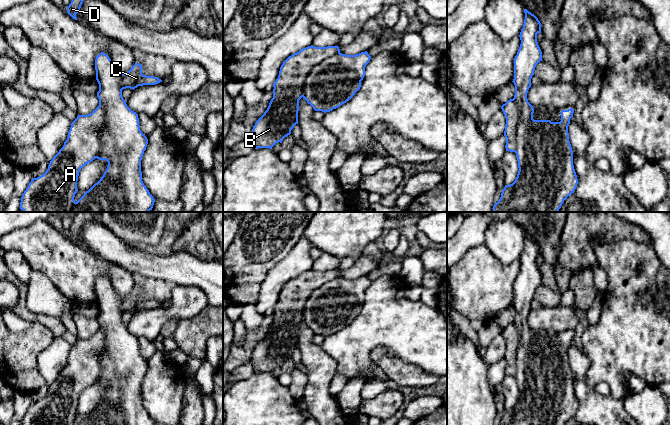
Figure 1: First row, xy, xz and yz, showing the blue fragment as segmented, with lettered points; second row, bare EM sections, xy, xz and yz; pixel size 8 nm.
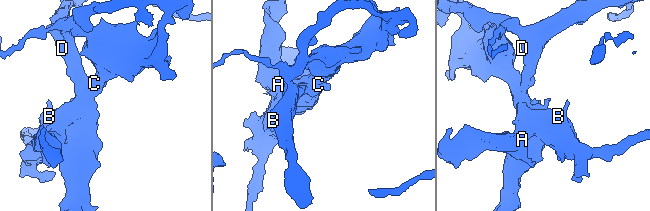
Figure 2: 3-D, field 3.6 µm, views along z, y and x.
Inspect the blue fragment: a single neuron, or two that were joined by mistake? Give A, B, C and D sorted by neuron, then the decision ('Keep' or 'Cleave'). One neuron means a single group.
Groups: A B C / D. Cleave

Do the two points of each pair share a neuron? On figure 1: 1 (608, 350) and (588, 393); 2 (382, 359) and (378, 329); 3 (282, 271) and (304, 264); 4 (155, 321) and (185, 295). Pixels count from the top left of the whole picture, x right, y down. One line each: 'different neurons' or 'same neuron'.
1: different neurons
2: different neurons
3: same neuron
4: same neuron

